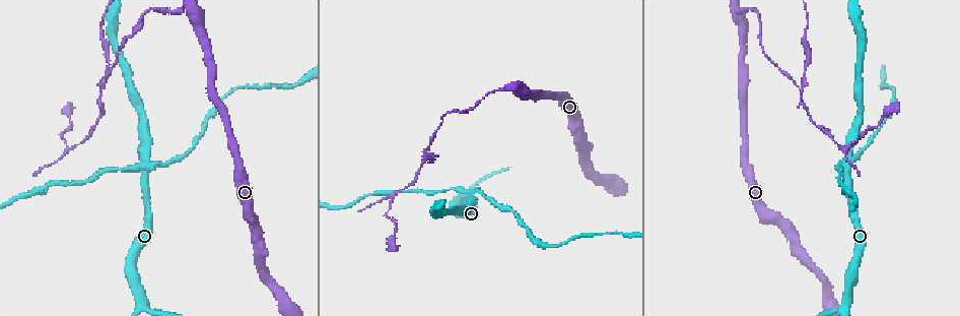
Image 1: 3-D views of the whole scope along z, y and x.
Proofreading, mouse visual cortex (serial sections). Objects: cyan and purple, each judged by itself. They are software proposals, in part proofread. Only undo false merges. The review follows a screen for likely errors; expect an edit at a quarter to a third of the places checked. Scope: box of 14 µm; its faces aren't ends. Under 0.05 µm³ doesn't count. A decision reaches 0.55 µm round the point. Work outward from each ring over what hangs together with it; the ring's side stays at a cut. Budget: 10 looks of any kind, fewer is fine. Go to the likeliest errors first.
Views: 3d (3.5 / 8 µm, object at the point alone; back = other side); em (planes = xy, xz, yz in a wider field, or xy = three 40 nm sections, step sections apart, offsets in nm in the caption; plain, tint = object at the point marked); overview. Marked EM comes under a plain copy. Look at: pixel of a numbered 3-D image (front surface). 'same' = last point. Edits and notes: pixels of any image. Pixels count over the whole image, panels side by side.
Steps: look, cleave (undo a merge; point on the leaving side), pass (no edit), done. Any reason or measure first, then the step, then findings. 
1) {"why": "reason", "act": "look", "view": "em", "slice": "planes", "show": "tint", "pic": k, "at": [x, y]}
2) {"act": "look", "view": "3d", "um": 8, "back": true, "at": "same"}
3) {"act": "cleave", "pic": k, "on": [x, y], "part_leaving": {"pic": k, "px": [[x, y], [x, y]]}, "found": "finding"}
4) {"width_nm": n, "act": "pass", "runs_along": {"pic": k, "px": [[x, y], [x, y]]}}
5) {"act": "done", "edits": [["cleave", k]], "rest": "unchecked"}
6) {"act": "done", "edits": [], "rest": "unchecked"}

{"why": "four or more arms meet", "act": "look", "view": "3d", "um": 3.5, "pic": 1, "at": [844, 168]}

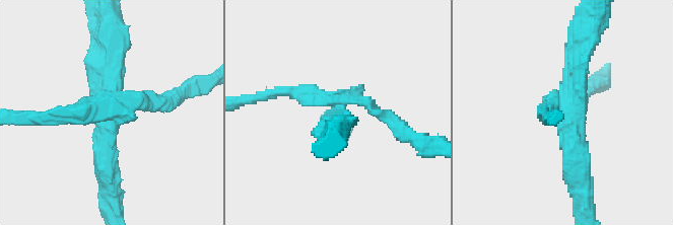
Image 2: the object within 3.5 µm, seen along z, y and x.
{"why": "now the EM", "act": "look", "view": "em", "slice": "planes", "show": "tint", "pic": 2, "at": [564, 111]}

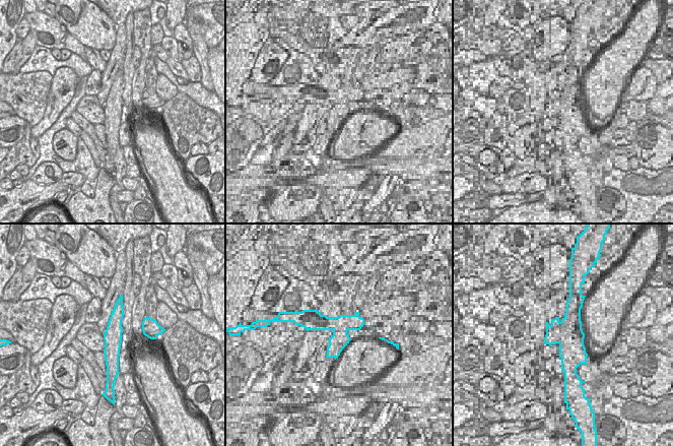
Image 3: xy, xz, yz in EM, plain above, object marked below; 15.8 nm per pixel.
{"act": "cleave", "pic": 2, "on": [77, 120], "part_leaving": {"pic": 2, "px": [[112, 109], [174, 100], [190, 87]]}, "found": "two cells meet here"}

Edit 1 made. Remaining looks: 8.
{"why": "three arms meet", "act": "look", "view": "3d", "um": 3.5, "back": true, "pic": 1, "at": [738, 8]}

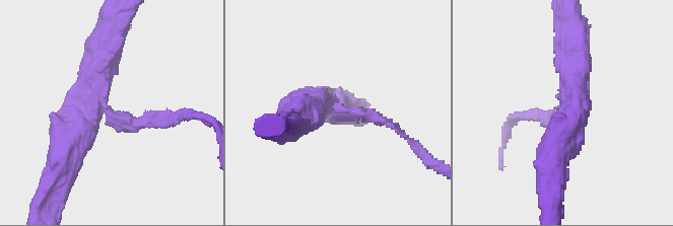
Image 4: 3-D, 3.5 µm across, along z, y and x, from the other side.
{"arms": 3, "arm_widths_nm": [150, 300, 500], "why": "shape alone is not enough", "act": "look", "view": "em", "slice": "xy", "step": 2, "show": "tint", "pic": 4, "at": [334, 117]}

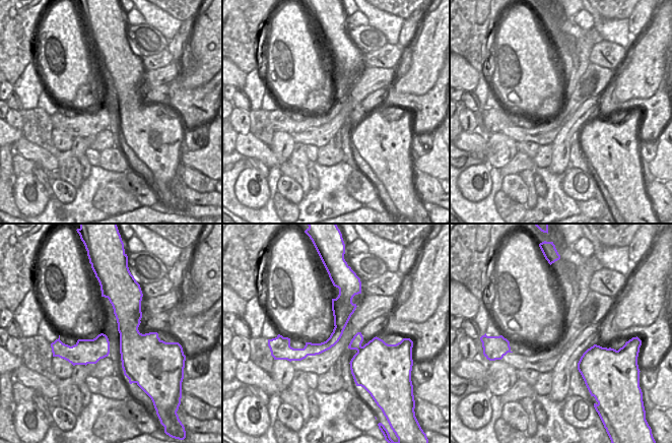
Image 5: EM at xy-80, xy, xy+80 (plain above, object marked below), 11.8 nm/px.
{"why": "another direction", "act": "look", "view": "em", "slice": "xy", "step": 5, "show": "tint", "at": "same"}

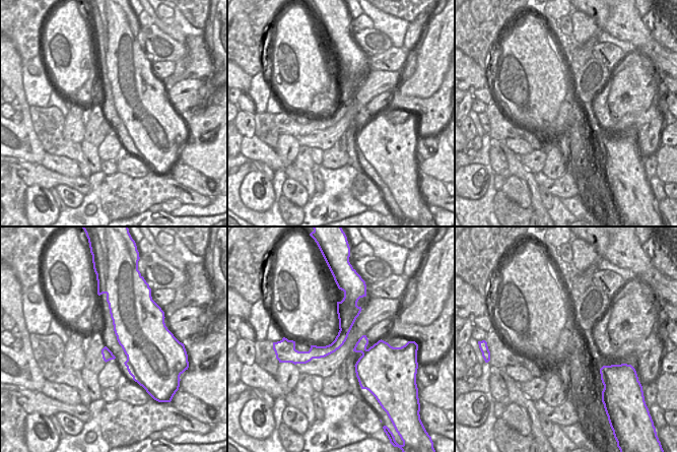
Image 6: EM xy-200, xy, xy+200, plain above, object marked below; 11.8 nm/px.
{"act": "pass", "runs_along": {"pic": 6, "px": [[347, 297], [341, 338], [302, 361]]}, "found": "continuous, no second cell"}

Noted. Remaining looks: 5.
{"act": "look", "view": "3d", "um": 3.5, "pic": 1, "at": [100, 90]}

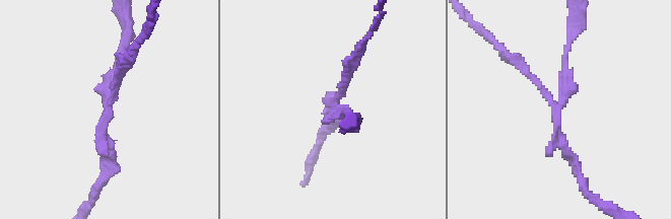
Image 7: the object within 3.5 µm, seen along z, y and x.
{"arms": 3, "arm_widths_nm": [150, 150, 150], "why": "now the EM", "act": "look", "view": "em", "slice": "xy", "step": 1, "show": "tint", "pic": 7, "at": [110, 106]}

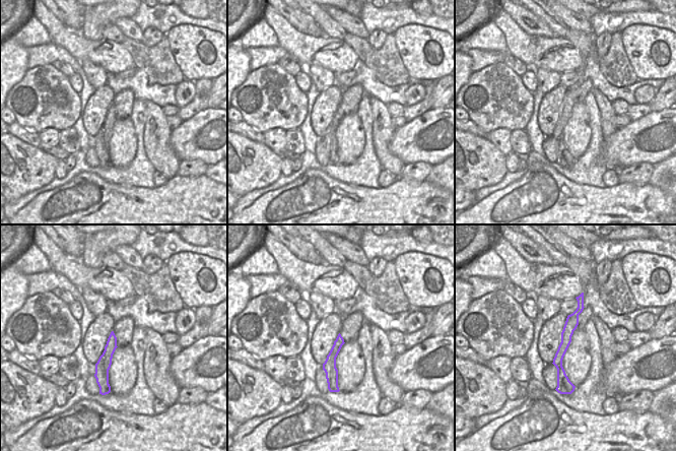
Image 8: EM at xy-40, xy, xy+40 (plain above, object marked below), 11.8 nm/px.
{"width_nm": 110, "act": "cleave", "pic": 7, "on": [346, 112], "part_leaving": {"pic": 7, "px": [[562, 97], [564, 54], [575, 20]]}, "found": "two cells meet here"}

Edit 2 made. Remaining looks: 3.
{"why": "abrupt turn", "act": "look", "view": "3d", "um": 3.5, "pic": 1, "at": [842, 147]}

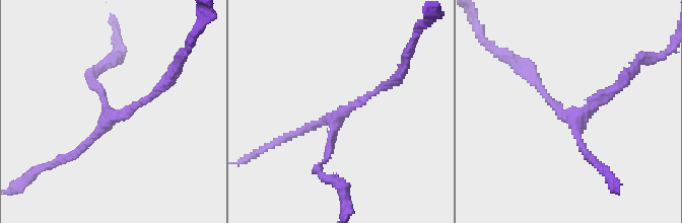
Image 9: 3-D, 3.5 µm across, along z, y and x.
{"act": "look", "view": "em", "slice": "xy", "step": 3, "show": "tint", "pic": 9, "at": [565, 115]}

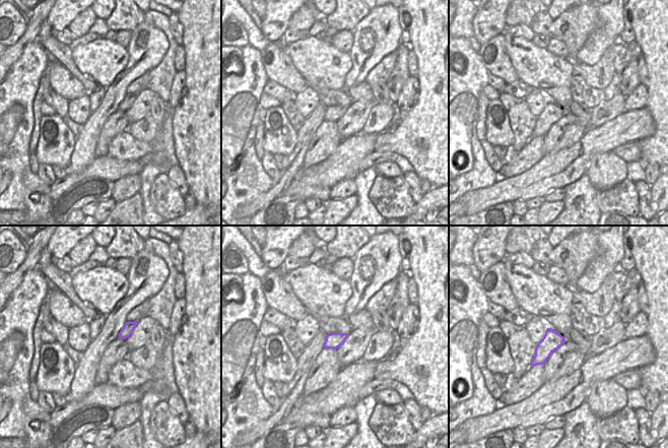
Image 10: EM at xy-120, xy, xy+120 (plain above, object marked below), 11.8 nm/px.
{"why": "cut it another way", "act": "look", "view": "em", "slice": "xy", "step": 1, "show": "tint", "at": "same"}

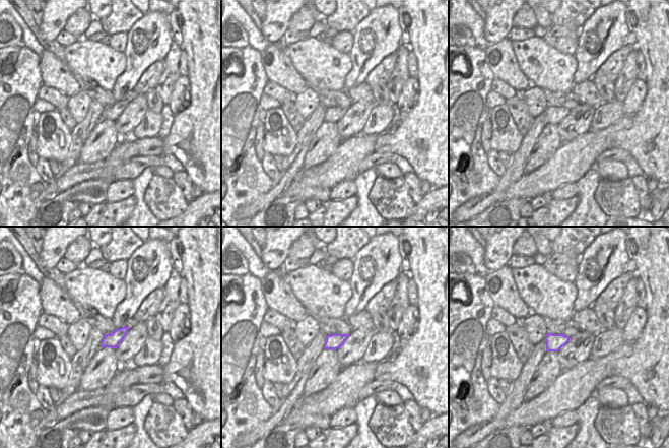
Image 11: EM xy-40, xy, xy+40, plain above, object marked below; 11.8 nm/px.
{"width_nm": 180, "act": "pass", "runs_along": {"pic": 9, "px": [[393, 80], [336, 117], [321, 163]]}, "found": "all the same cell"}

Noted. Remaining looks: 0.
{"act": "done", "edits": [["cleave", 2], ["cleave", 7]], "rest": "unchecked"}

